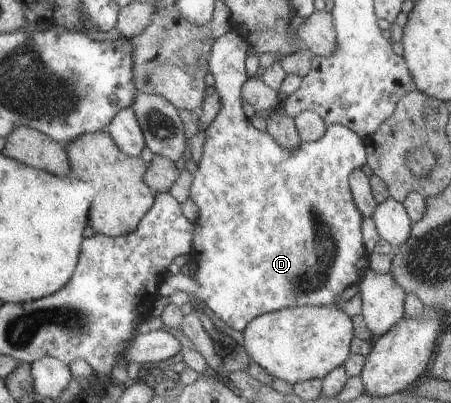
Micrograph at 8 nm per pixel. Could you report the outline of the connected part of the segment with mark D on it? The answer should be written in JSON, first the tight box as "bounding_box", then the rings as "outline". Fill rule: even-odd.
{"bounding_box":[160,30,368,331],"outline":[[[231,30],[222,36],[216,36],[215,45],[211,50],[210,59],[210,73],[214,77],[216,84],[214,89],[220,97],[222,108],[218,111],[218,115],[206,131],[206,142],[202,151],[200,161],[196,163],[197,169],[193,175],[192,185],[190,186],[190,200],[192,200],[198,207],[199,216],[196,219],[196,226],[194,231],[194,247],[192,247],[191,259],[196,265],[194,273],[190,276],[188,273],[177,274],[168,279],[160,287],[160,296],[172,295],[176,291],[183,290],[192,295],[196,304],[207,305],[210,311],[216,314],[218,319],[221,319],[227,326],[236,331],[244,331],[247,326],[260,318],[260,315],[266,313],[276,312],[290,307],[303,306],[334,306],[336,301],[340,299],[342,291],[348,289],[350,285],[358,284],[361,281],[362,273],[368,267],[368,257],[366,257],[366,249],[362,245],[362,233],[360,233],[360,225],[362,225],[362,215],[352,199],[352,193],[349,187],[350,173],[356,169],[362,168],[367,164],[367,147],[365,139],[356,135],[350,128],[344,127],[341,124],[328,124],[326,132],[318,141],[300,141],[300,145],[296,149],[287,149],[279,145],[279,141],[270,136],[266,131],[256,129],[250,119],[246,117],[243,111],[243,86],[249,79],[245,61],[248,57],[247,42],[235,30]]]}

